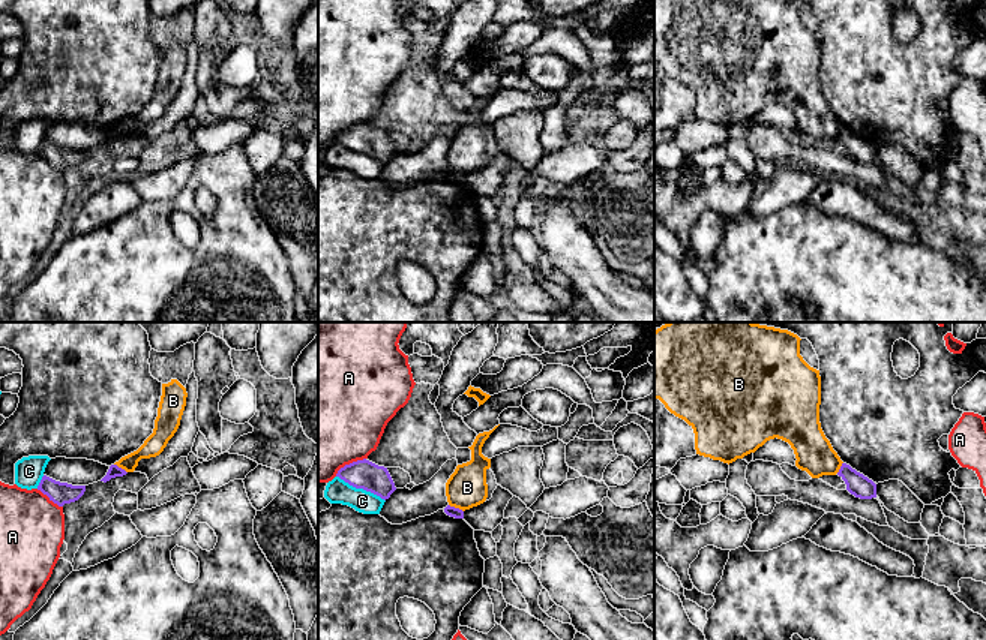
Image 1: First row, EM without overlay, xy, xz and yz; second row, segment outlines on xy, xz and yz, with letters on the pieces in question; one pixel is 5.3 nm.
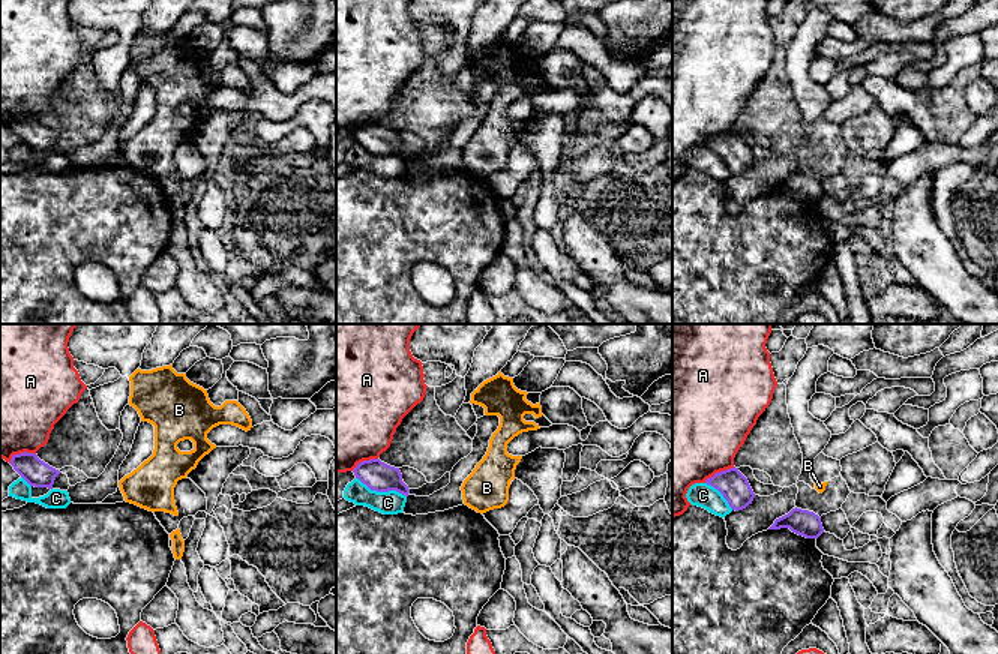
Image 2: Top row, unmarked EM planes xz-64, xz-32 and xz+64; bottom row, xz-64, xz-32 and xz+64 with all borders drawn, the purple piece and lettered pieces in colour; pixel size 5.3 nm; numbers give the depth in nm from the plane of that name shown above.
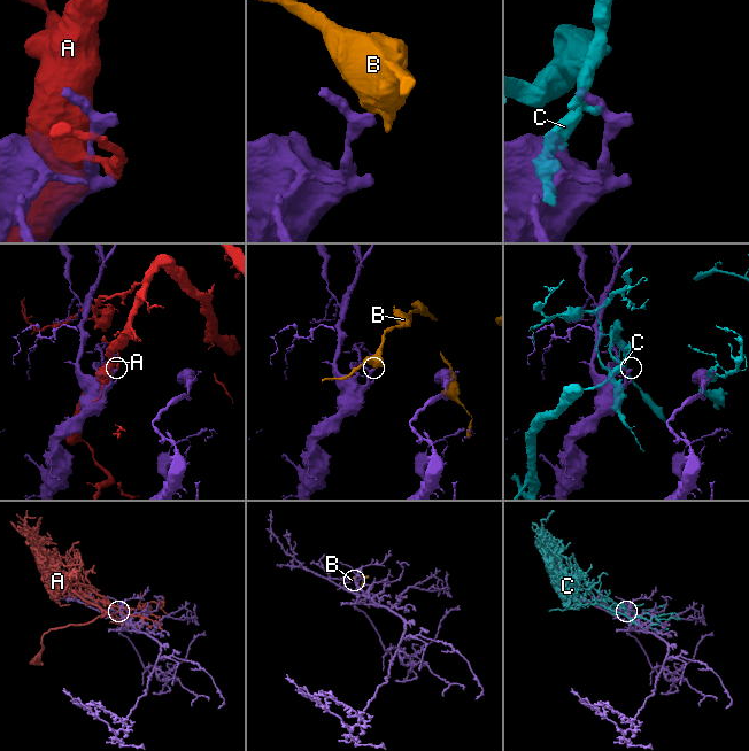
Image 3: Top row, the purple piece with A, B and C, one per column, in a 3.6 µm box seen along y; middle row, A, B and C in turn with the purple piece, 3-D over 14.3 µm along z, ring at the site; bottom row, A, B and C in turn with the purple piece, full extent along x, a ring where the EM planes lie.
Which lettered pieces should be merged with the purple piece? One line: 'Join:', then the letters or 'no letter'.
Join: no letter

